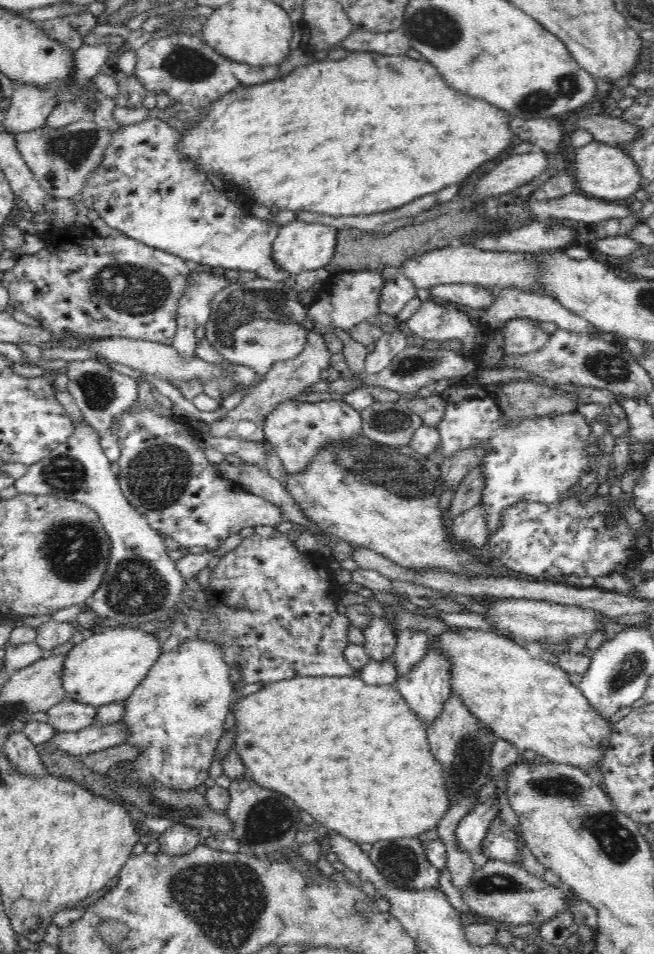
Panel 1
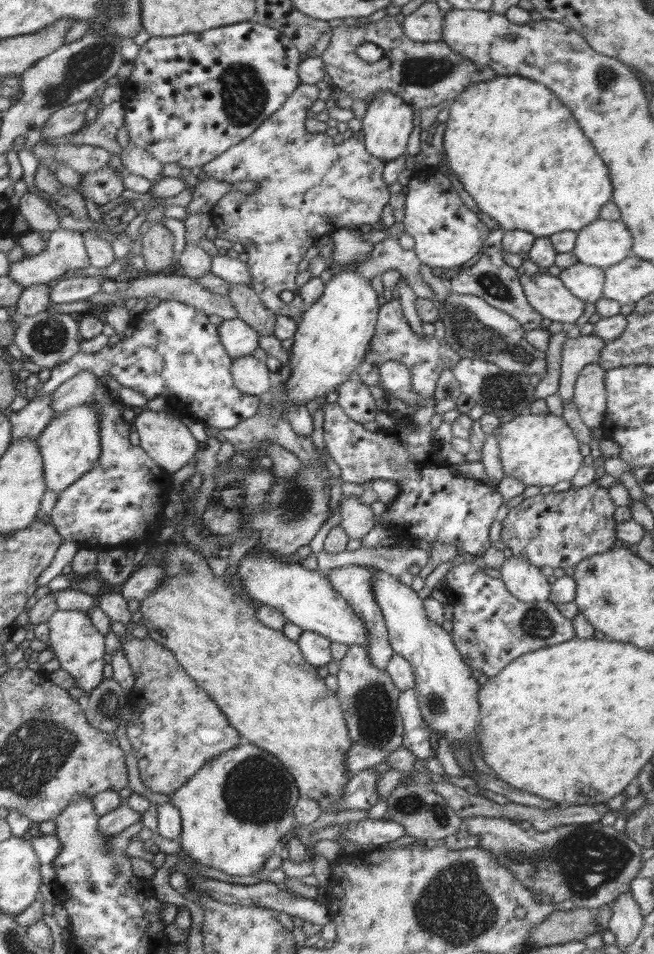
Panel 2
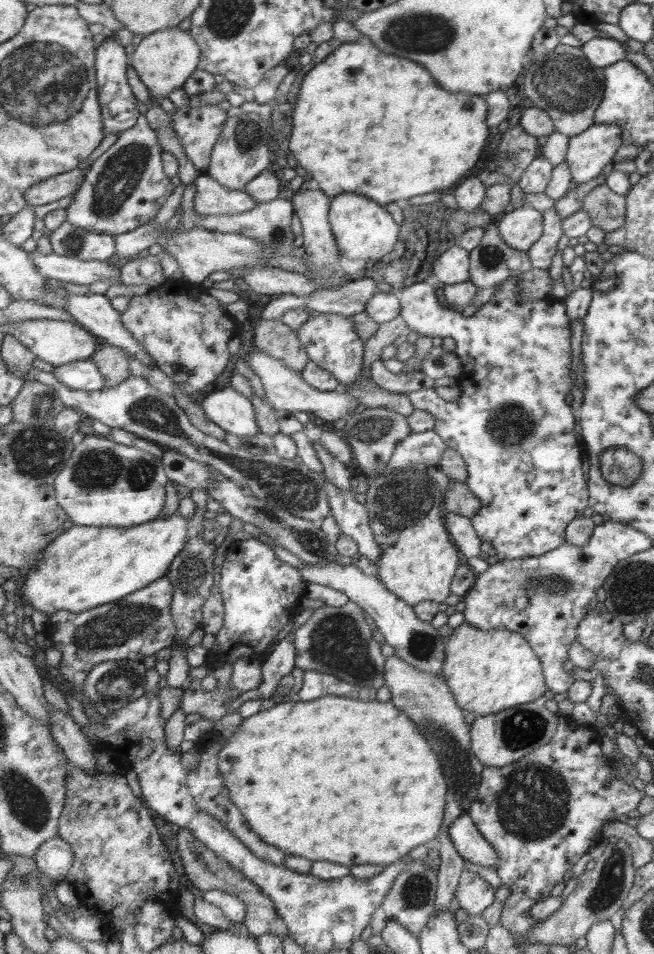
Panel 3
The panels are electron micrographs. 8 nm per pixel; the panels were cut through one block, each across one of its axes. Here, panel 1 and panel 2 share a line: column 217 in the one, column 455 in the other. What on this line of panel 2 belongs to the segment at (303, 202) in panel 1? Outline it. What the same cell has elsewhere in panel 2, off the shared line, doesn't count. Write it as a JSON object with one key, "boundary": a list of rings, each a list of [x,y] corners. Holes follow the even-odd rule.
{"boundary":[[[496,74],[494,80],[490,80],[490,82],[469,84],[464,89],[464,92],[460,92],[456,100],[450,104],[449,109],[450,113],[443,138],[450,169],[456,173],[456,177],[462,183],[466,193],[476,200],[478,209],[498,222],[502,230],[524,230],[537,237],[549,237],[551,234],[564,232],[564,230],[578,233],[582,228],[588,226],[588,224],[594,223],[594,220],[599,218],[601,209],[610,202],[610,198],[613,196],[612,182],[610,182],[610,174],[608,174],[606,164],[596,154],[592,142],[578,128],[578,122],[574,120],[572,112],[558,100],[558,96],[554,92],[550,92],[548,88],[538,81],[532,82],[532,80],[516,74],[512,76],[500,76]]]}

